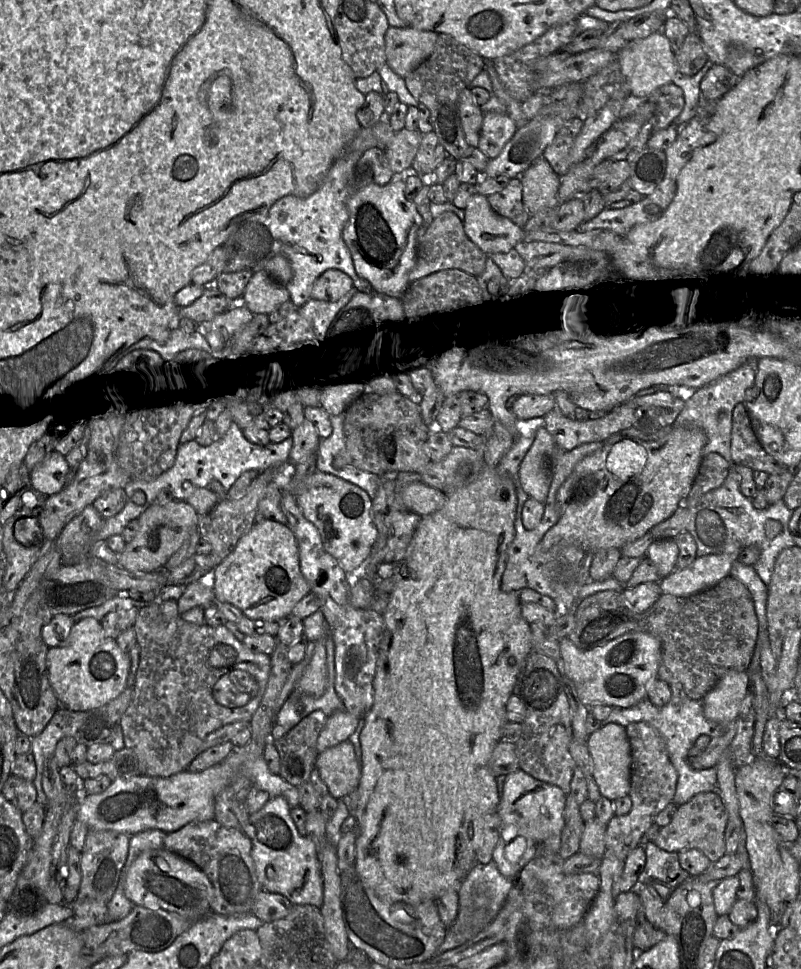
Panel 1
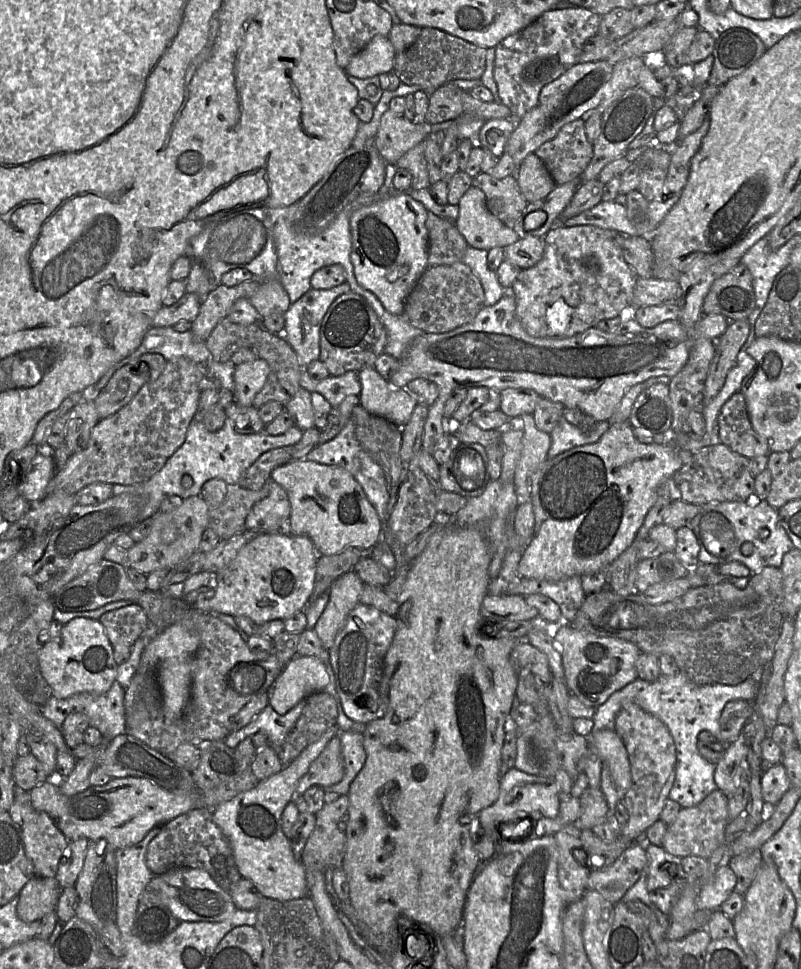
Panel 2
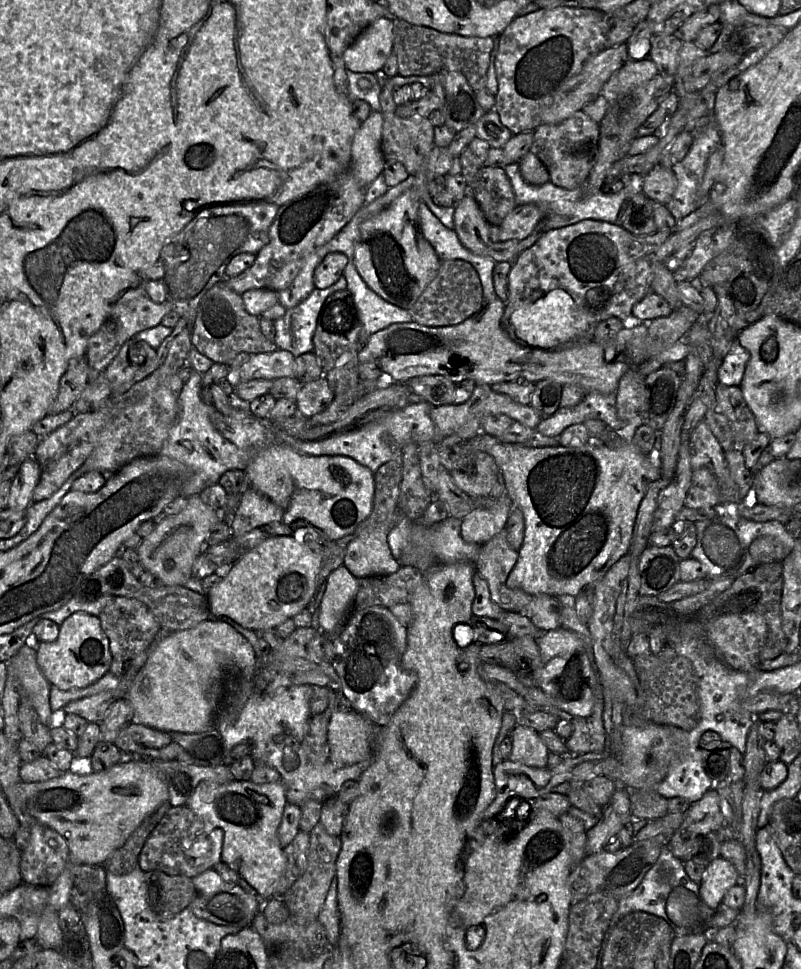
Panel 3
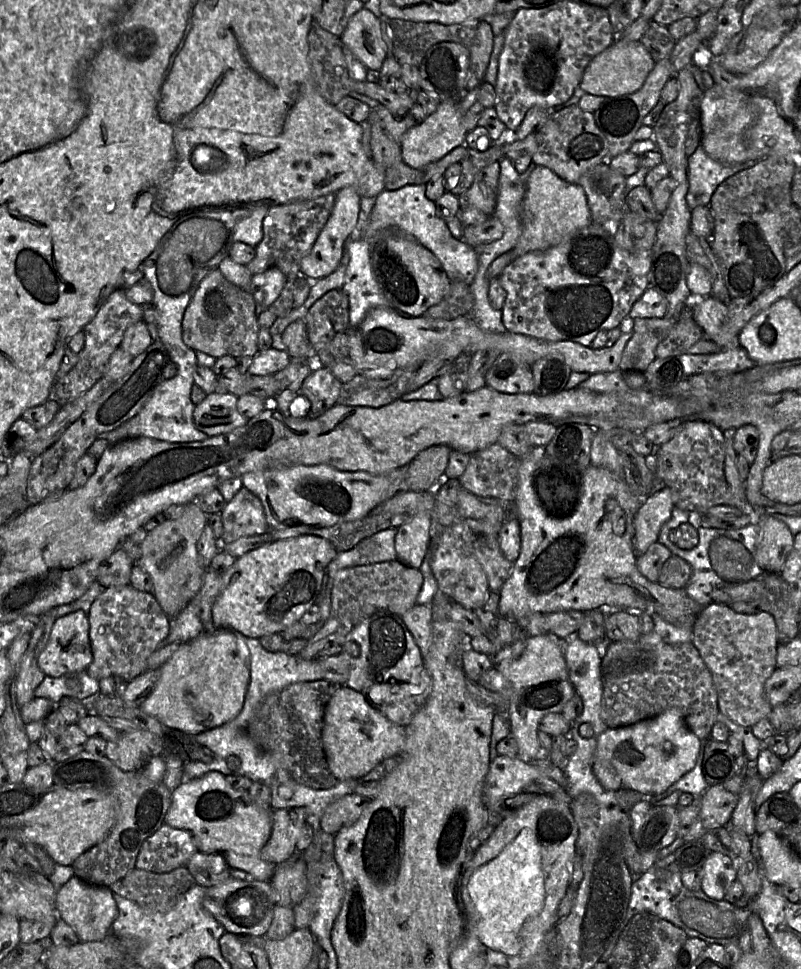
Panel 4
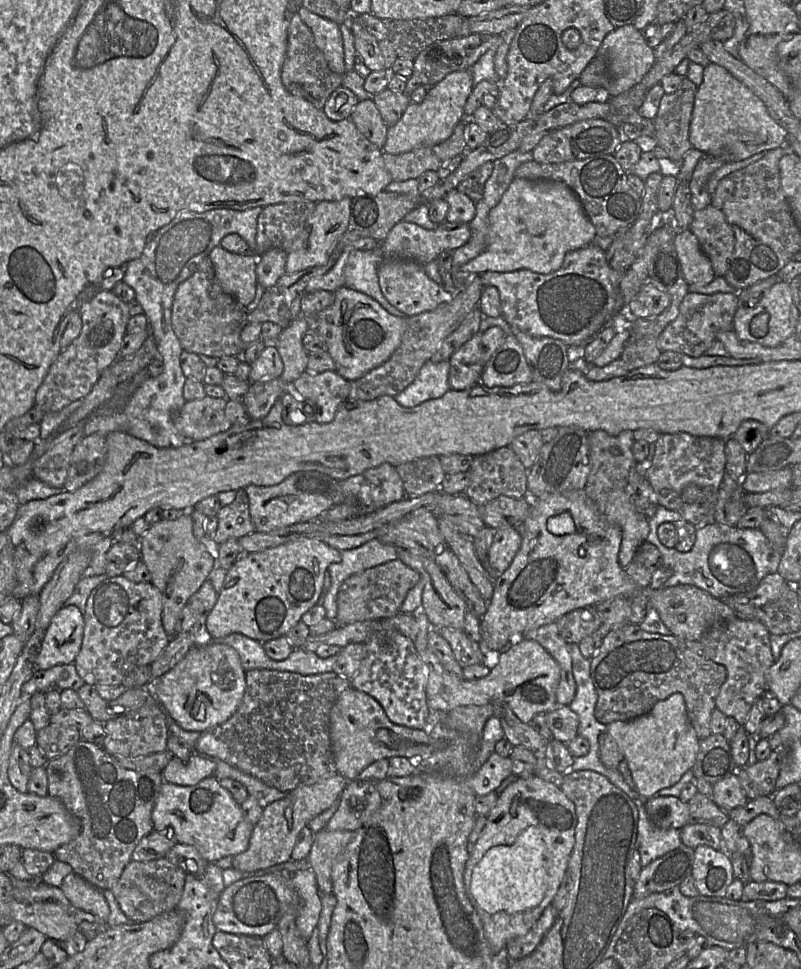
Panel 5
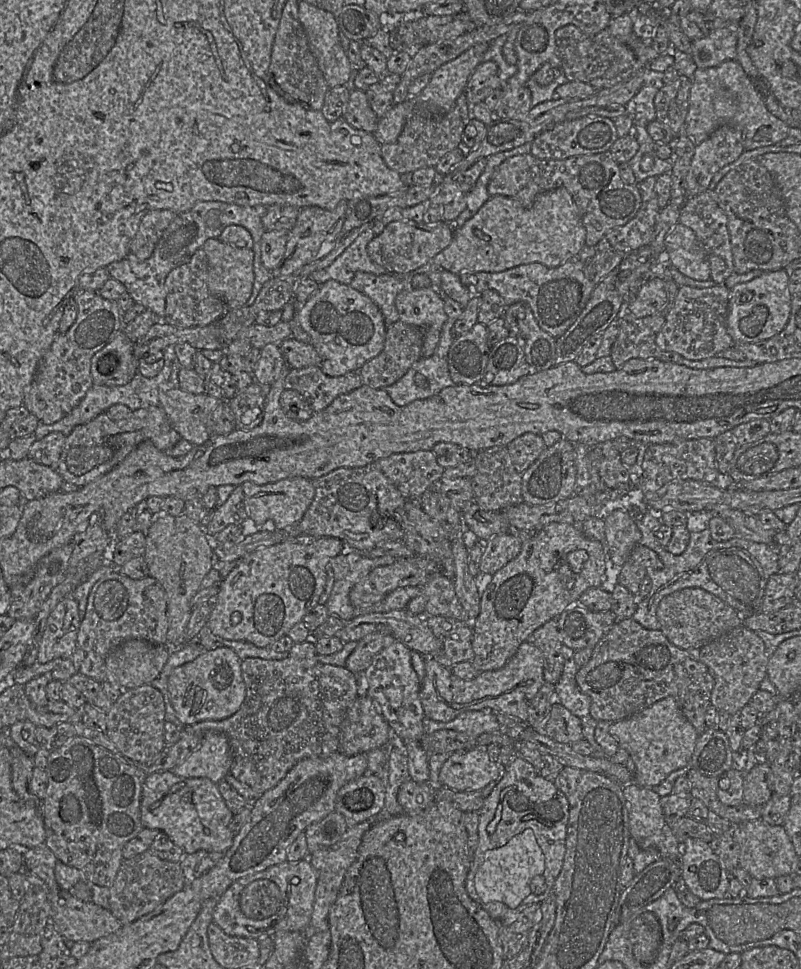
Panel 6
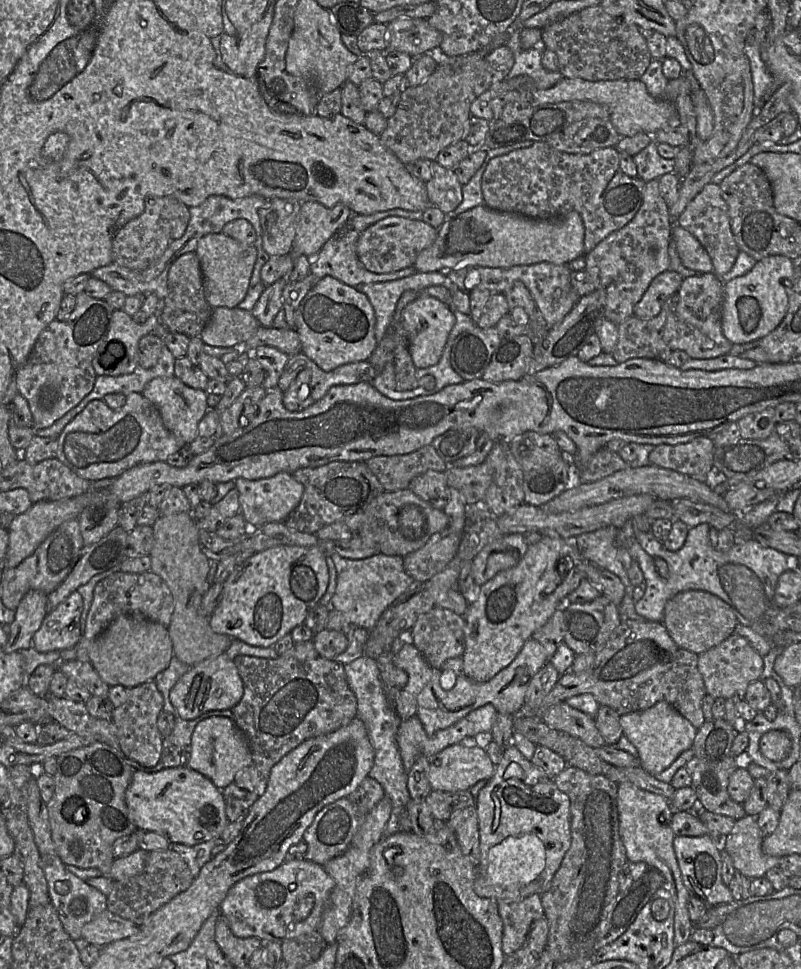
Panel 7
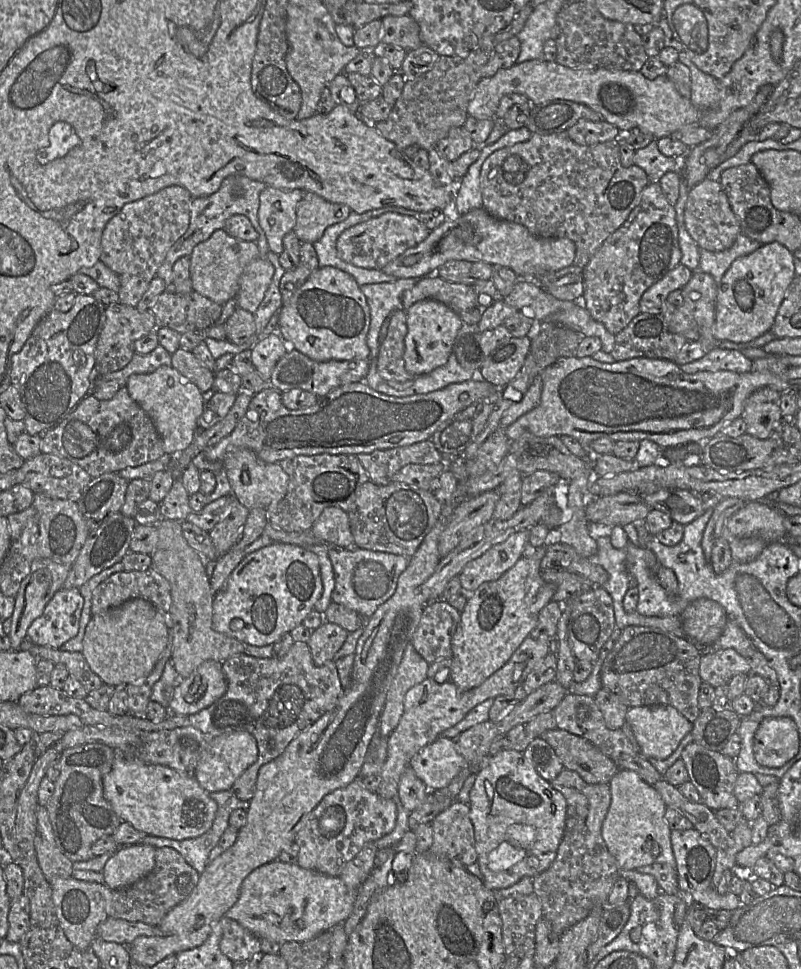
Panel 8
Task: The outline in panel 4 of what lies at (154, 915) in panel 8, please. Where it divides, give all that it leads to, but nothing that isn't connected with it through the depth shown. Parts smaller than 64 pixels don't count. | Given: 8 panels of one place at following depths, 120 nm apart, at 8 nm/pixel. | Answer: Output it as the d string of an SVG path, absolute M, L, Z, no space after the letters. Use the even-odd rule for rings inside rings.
M185 866L167 873L155 873L136 867L108 888L145 910L165 913L196 881Z

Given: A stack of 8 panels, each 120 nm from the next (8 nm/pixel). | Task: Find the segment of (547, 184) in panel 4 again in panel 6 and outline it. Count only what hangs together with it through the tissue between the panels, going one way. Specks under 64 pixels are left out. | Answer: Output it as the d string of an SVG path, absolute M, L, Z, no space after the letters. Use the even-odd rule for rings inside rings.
M559 187L537 196L531 208L524 207L519 201L498 195L492 196L490 199L478 210L478 212L468 219L462 226L454 228L454 236L451 244L439 252L432 260L432 263L443 270L450 271L454 274L460 275L462 272L502 272L523 264L540 263L550 268L558 267L564 264L572 257L578 257L578 254L586 246L586 229L583 224L581 214L578 206L575 203L570 192L564 188Z

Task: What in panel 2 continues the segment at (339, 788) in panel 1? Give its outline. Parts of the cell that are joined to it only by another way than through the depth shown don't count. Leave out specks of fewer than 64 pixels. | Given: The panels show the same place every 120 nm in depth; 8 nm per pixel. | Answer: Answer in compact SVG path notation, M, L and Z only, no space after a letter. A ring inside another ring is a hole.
M339 737L333 738L321 754L311 763L307 773L300 779L296 798L312 786L328 788L344 776L344 760Z

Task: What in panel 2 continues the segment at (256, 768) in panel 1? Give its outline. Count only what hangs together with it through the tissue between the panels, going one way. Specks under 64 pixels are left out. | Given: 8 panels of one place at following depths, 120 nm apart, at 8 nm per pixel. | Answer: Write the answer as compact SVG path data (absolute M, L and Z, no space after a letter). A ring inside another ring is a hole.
M58 774L29 791L33 809L48 814L68 841L84 837L106 843L115 851L140 842L154 826L164 825L197 808L195 797L174 794L146 778L111 778L102 786L90 785L73 796L64 795L54 778L58 778Z

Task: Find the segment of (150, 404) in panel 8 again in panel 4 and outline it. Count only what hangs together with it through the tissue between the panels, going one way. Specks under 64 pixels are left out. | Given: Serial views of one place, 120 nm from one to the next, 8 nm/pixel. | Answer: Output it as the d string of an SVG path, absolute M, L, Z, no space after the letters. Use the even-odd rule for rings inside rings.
M212 393L195 405L193 421L195 427L209 437L227 434L244 426L249 419L237 410L238 397L227 393Z

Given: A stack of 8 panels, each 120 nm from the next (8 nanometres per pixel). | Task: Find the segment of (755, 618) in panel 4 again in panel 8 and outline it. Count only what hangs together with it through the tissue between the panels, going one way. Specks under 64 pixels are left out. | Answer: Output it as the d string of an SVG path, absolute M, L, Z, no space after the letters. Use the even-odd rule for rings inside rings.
M732 648L709 651L701 655L699 676L713 688L727 686L736 674L752 674L749 660Z

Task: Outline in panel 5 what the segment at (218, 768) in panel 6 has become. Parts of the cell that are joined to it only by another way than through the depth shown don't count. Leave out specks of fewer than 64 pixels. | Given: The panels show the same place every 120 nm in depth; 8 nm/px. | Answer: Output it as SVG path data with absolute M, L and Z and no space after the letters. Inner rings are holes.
M194 752L184 761L174 757L161 772L165 782L181 786L193 786L203 779L214 776L214 759Z

